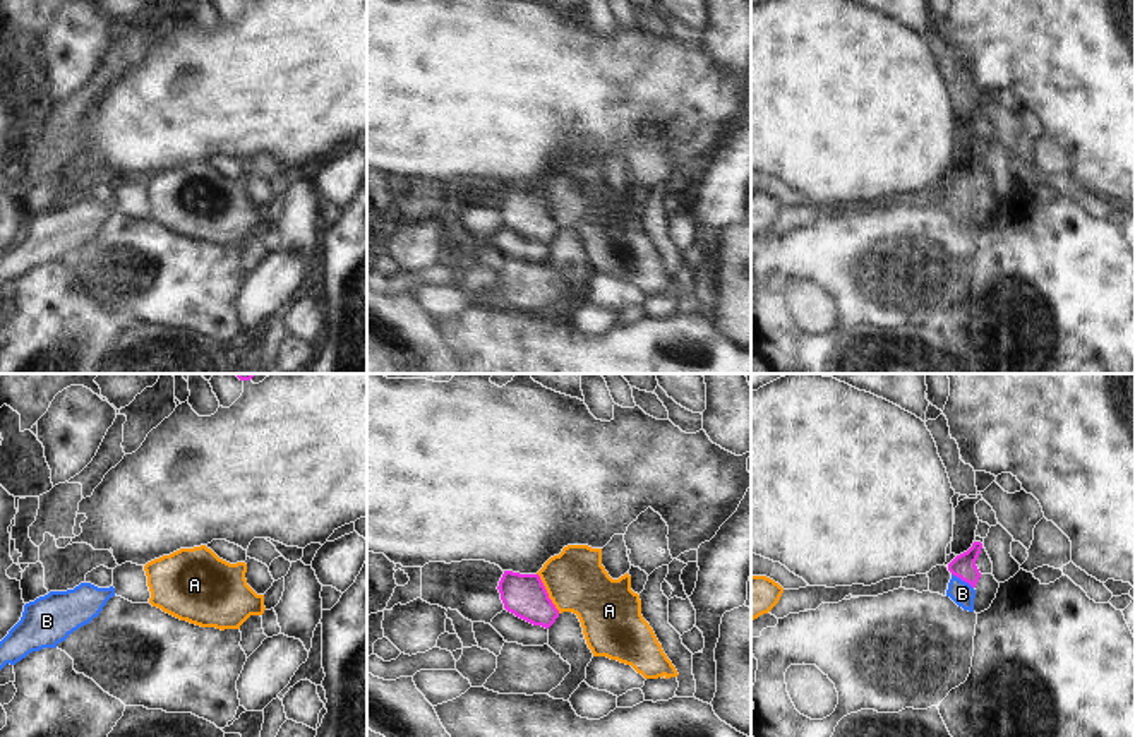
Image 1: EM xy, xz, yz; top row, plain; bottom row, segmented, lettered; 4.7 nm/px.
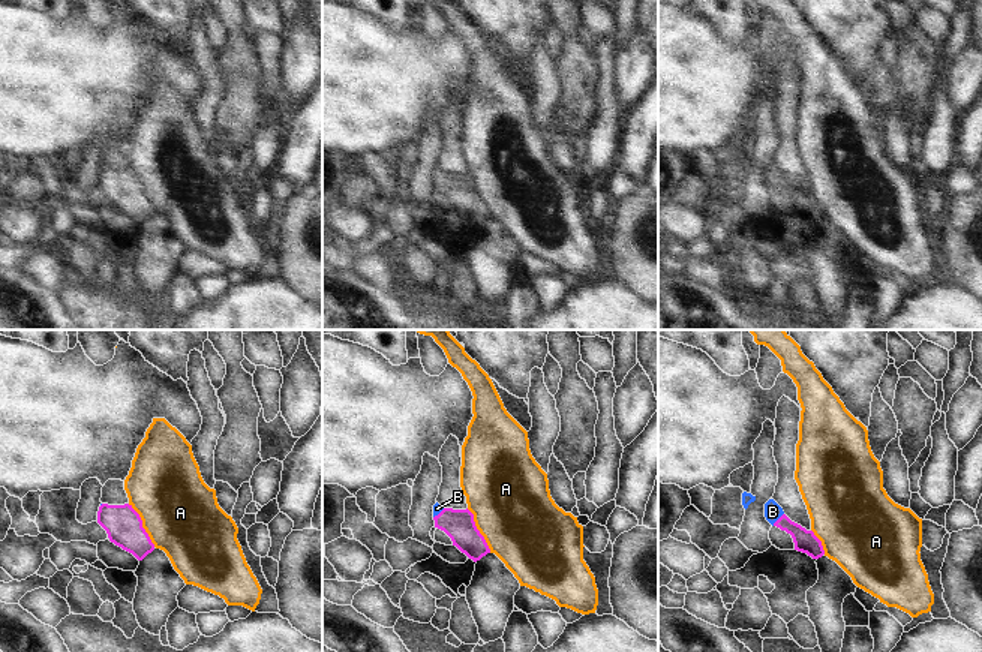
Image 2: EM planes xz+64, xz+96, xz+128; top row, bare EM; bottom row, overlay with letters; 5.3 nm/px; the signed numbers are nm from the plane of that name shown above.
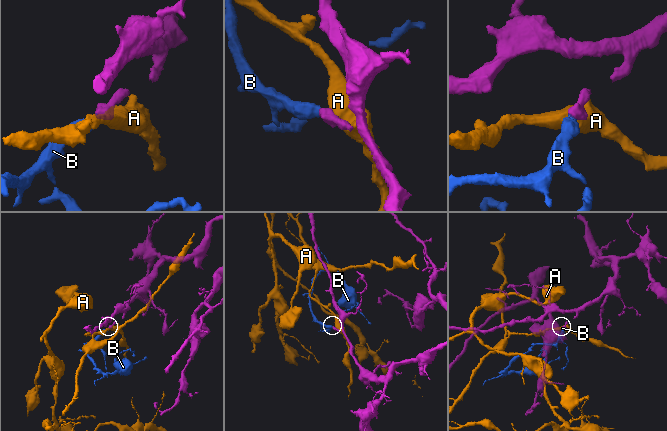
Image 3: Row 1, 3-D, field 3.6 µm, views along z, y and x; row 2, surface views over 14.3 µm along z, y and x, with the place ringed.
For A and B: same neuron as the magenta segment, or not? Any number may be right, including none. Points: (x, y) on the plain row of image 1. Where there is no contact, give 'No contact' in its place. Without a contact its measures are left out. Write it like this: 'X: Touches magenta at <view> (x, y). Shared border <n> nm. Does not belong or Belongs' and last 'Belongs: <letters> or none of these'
A: Touches magenta at xz (547, 209). Shared border 220 nm. Does not belong
B: Touches magenta at yz (962, 196). Shared border 130 nm. Belongs
Belongs: B.

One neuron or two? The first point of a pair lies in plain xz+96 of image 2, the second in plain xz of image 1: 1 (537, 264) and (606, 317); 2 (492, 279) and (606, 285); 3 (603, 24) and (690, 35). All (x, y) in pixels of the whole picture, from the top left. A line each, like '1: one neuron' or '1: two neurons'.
1: two neurons
2: two neurons
3: two neurons

